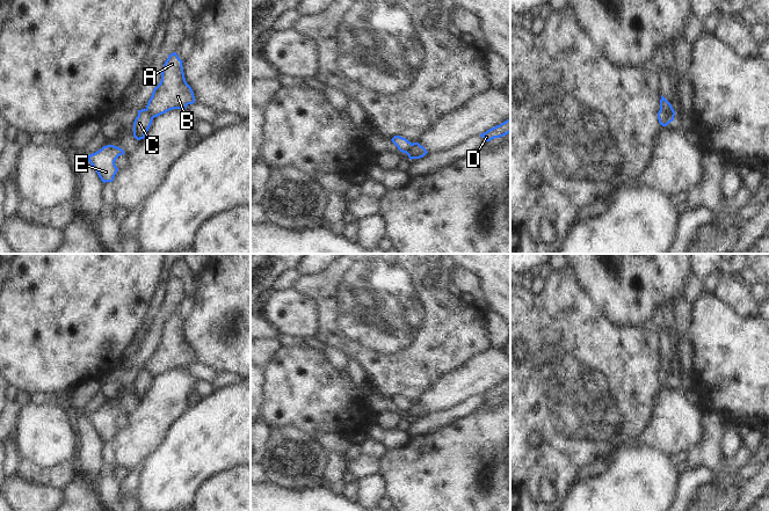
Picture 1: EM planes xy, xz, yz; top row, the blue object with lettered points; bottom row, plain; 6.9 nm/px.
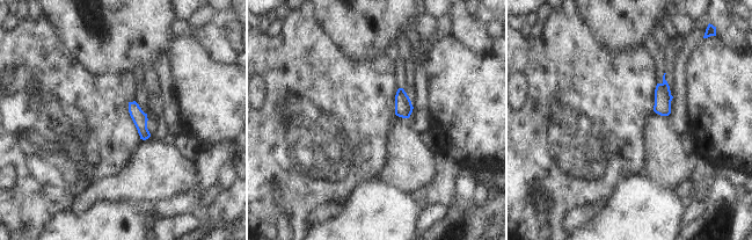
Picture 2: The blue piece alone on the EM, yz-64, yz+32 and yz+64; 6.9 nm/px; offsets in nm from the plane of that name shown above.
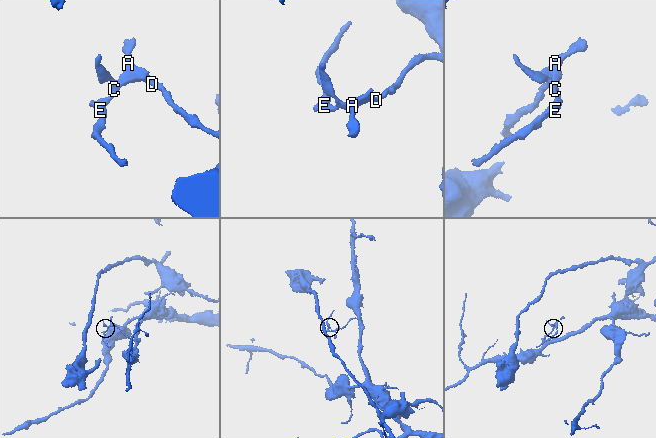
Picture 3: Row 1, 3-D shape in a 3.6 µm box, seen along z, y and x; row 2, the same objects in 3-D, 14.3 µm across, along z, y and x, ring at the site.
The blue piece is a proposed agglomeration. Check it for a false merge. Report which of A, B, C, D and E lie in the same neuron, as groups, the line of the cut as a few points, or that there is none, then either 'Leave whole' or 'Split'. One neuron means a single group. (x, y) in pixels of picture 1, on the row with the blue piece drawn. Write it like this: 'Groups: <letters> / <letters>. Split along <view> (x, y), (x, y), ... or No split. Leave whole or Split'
Groups: A B D / C E. Split along yz (660, 109), (673, 117). Split

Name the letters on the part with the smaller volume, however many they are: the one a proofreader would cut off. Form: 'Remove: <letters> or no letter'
Remove: C, E

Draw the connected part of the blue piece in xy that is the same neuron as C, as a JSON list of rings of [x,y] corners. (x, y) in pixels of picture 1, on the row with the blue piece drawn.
[[[147,109],[138,110],[138,116],[133,122],[133,137],[137,140],[145,138],[145,134],[147,133],[153,118],[154,117],[150,114]]]

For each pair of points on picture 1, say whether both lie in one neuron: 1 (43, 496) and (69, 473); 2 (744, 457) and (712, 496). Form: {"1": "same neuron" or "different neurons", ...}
{"1": "different neurons", "2": "different neurons"}

